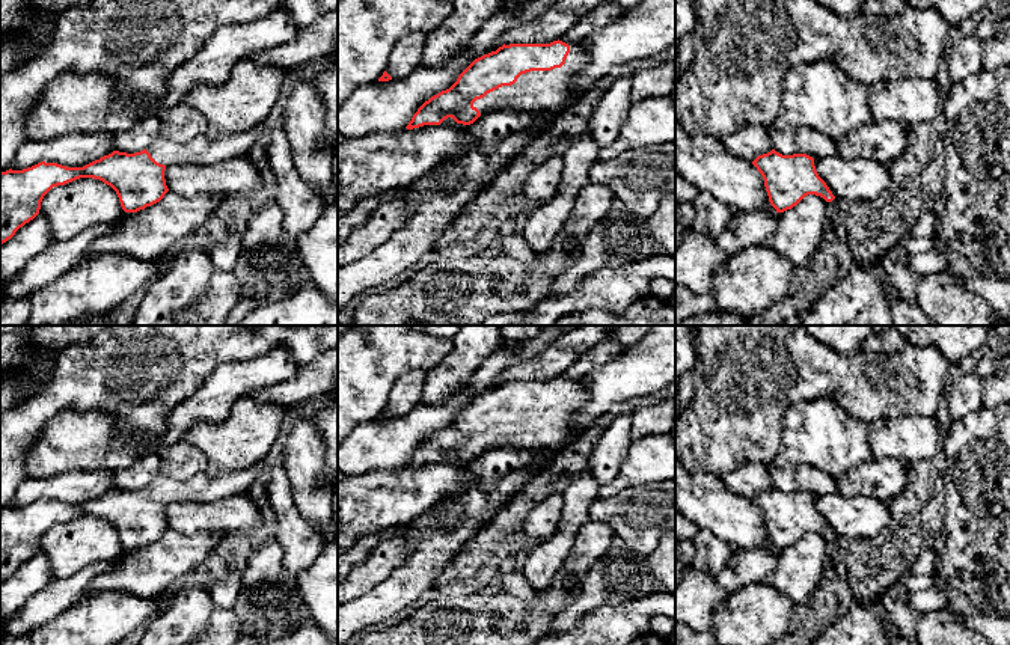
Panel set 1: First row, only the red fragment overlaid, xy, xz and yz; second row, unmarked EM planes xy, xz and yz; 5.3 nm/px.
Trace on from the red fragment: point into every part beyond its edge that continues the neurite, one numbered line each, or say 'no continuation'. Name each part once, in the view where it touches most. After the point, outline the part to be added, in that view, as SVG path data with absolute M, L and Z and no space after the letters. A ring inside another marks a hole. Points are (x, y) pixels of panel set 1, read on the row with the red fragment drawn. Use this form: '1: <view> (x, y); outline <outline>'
1: xz (537, 89); outline M582 44L568 45L570 53L561 68L522 74L514 84L502 86L484 98L476 99L473 107L482 115L490 109L502 105L517 109L549 109L562 105L571 95L573 75L586 68L589 59Z

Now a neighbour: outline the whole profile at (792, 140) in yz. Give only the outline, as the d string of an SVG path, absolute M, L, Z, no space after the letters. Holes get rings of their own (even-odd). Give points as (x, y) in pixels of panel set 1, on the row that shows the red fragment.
M767 127L773 149L782 155L806 154L813 158L838 155L837 143L831 137L810 127L791 127L779 130Z

